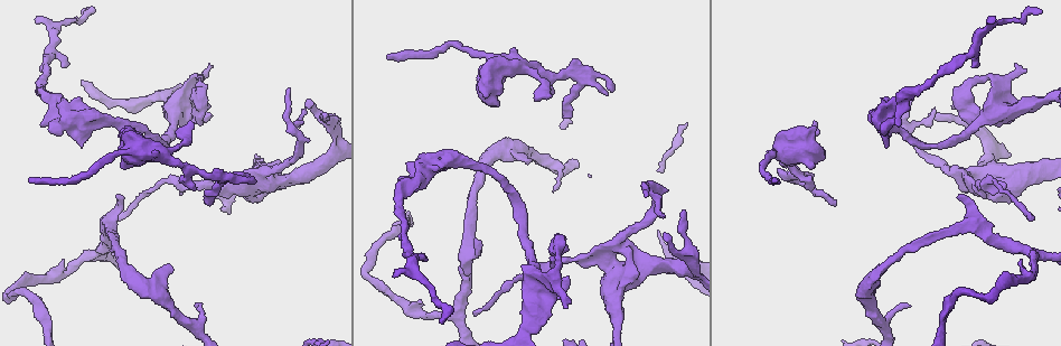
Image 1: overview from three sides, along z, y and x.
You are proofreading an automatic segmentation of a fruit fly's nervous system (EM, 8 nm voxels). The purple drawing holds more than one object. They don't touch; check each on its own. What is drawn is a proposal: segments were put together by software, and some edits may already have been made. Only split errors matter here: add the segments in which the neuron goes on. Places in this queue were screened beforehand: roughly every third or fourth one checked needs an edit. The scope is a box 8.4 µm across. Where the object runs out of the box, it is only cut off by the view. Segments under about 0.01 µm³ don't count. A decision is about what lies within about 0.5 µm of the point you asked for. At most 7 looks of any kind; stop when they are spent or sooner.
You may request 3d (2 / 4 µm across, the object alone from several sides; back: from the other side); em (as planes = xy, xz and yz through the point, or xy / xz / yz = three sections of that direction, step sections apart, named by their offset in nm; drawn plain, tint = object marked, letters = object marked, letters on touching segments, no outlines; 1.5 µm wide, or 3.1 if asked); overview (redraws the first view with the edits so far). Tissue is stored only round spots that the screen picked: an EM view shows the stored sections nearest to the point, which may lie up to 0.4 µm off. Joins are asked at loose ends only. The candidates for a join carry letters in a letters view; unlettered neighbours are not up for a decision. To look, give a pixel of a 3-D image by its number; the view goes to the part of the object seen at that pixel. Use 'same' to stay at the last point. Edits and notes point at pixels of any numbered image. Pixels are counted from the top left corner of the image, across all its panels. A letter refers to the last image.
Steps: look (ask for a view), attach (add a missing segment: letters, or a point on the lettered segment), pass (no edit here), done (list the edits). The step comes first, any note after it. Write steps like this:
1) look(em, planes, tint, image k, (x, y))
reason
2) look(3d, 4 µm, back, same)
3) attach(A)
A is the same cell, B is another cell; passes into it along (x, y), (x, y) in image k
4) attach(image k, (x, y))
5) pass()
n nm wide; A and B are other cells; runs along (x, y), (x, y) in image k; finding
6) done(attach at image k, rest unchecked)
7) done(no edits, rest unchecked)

look(3d, 2 µm, image 1, (393, 277))
free end

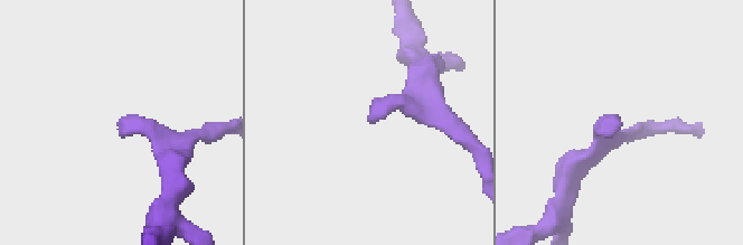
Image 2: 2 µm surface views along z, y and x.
look(em, planes, letters, image 2, (373, 121))

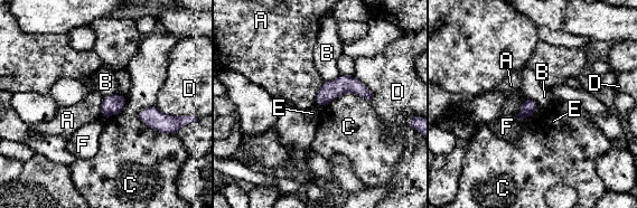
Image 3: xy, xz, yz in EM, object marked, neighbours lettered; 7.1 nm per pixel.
pass()
A, B, C, D, E and F are other cells; runs along (368, 95), (336, 87), (318, 101) in image 3; none of them fits

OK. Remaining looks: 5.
look(em, planes, letters, image 1, (127, 127))
stops while still wide

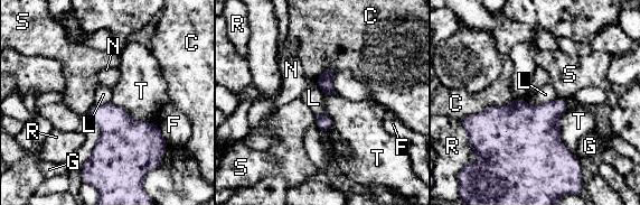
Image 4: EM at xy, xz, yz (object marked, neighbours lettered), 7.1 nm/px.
pass()
C, F, G, L, N, R, S and T are other cells; border along (557, 98), (534, 104), (524, 101) in image 4; none of them fits

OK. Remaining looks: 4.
look(3d, 4 µm, back, image 1, (553, 190))
branch stops here

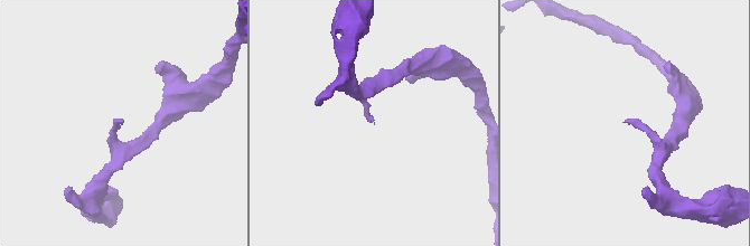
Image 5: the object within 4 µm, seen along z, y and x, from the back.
look(em, planes, tint, image 5, (121, 124))

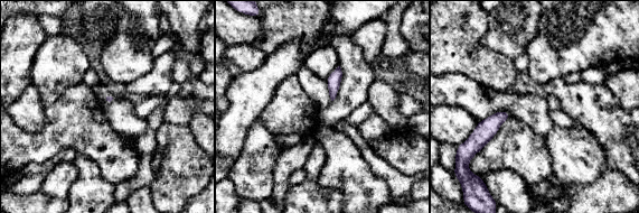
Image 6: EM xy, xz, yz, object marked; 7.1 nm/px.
look(em, planes, letters, same)
what lies round it

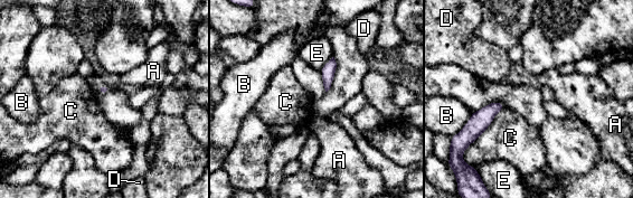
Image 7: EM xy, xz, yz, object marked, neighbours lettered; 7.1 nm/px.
pass()
A, B, C, D and E are other cells; border along (504, 107), (472, 142) in image 7; no lettered segment goes on from it

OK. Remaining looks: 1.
done(no edits, rest unchecked)

